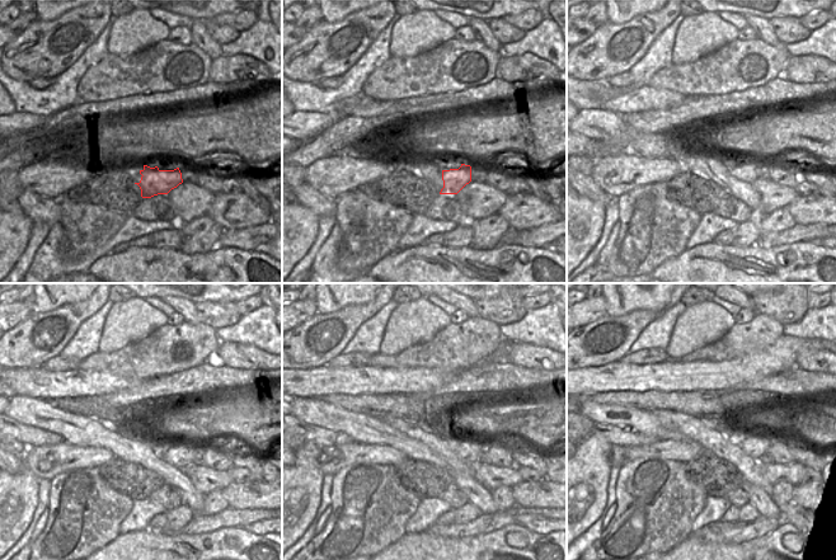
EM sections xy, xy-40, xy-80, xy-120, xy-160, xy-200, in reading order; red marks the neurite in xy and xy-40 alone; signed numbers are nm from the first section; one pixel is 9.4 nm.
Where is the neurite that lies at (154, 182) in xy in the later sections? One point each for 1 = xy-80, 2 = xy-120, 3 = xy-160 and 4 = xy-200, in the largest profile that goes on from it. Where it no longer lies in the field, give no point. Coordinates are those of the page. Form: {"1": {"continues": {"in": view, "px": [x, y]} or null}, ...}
{"1": {"continues": {"in": "xy-80", "px": [747, 172]}}, "2": {"continues": {"in": "xy-120", "px": [179, 455]}}, "3": {"continues": {"in": "xy-160", "px": [469, 450]}}, "4": {"continues": {"in": "xy-200", "px": [754, 445]}}}

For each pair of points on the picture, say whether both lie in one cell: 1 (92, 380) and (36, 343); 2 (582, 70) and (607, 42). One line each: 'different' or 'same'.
1: different
2: same

